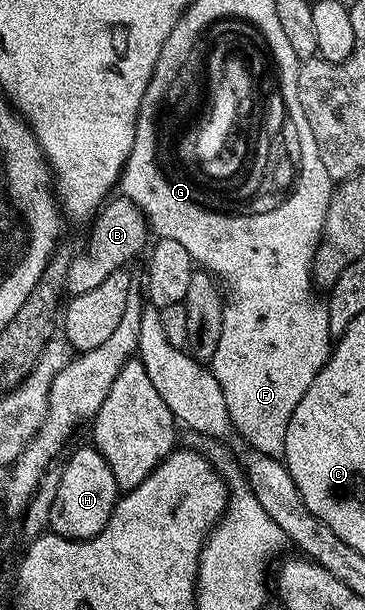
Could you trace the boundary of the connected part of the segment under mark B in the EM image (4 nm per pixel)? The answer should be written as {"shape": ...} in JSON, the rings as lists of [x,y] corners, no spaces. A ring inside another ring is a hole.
{"shape":[[[124,196],[106,201],[105,205],[97,211],[89,228],[89,243],[86,246],[84,244],[83,252],[77,254],[70,271],[67,272],[66,291],[70,295],[91,292],[91,288],[103,284],[103,280],[107,280],[111,272],[128,267],[130,265],[128,262],[141,249],[142,251],[146,249],[151,238],[149,221],[145,218],[145,213],[131,199]],[[145,241],[147,241],[146,246]]]}

